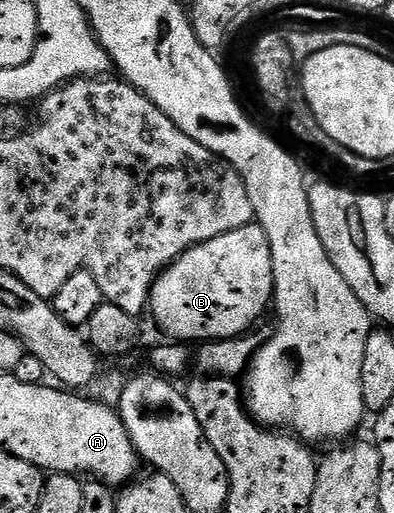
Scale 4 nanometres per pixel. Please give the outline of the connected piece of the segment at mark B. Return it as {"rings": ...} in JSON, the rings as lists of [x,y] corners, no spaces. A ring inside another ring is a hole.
{"rings":[[[252,223],[241,227],[237,231],[229,231],[225,235],[217,235],[217,239],[209,239],[200,245],[194,245],[191,249],[186,249],[177,260],[172,261],[158,277],[155,278],[155,285],[151,288],[151,300],[149,302],[149,313],[155,316],[155,321],[159,324],[161,332],[175,343],[206,343],[209,341],[228,341],[231,337],[242,337],[244,333],[254,330],[259,321],[259,316],[266,309],[270,310],[273,305],[275,295],[275,276],[273,275],[273,255],[271,254],[271,244],[265,235],[265,231],[257,223]]]}

